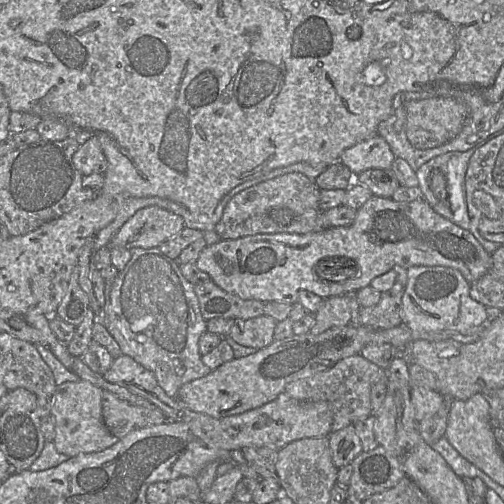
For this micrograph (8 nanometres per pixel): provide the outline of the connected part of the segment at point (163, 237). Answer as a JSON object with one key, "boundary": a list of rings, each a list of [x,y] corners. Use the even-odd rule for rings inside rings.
{"boundary":[[[156,205],[138,210],[113,236],[108,246],[118,248],[154,248],[185,228],[184,219]]]}

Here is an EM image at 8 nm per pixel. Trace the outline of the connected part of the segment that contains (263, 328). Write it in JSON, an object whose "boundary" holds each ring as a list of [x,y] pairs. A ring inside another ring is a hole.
{"boundary":[[[267,315],[240,320],[232,326],[228,336],[242,346],[259,350],[274,341],[276,324],[277,321]]]}

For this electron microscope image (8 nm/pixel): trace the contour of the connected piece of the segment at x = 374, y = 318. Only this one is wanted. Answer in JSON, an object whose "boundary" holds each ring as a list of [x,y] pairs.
{"boundary":[[[396,281],[390,290],[382,293],[378,304],[371,307],[361,307],[359,315],[360,324],[381,329],[391,329],[402,324],[401,308],[404,290],[405,286]]]}

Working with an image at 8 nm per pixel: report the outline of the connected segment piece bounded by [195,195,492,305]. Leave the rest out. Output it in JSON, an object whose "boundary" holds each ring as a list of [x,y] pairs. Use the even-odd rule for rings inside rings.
{"boundary":[[[373,195],[357,210],[355,221],[349,226],[306,234],[256,234],[218,240],[202,250],[195,263],[217,286],[242,299],[293,305],[298,302],[302,290],[323,299],[356,294],[396,265],[406,269],[413,266],[451,267],[473,283],[490,269],[492,258],[468,230],[438,214],[425,199],[396,202]],[[334,257],[352,260],[356,276],[339,282],[320,278],[316,273],[318,262]]]}

